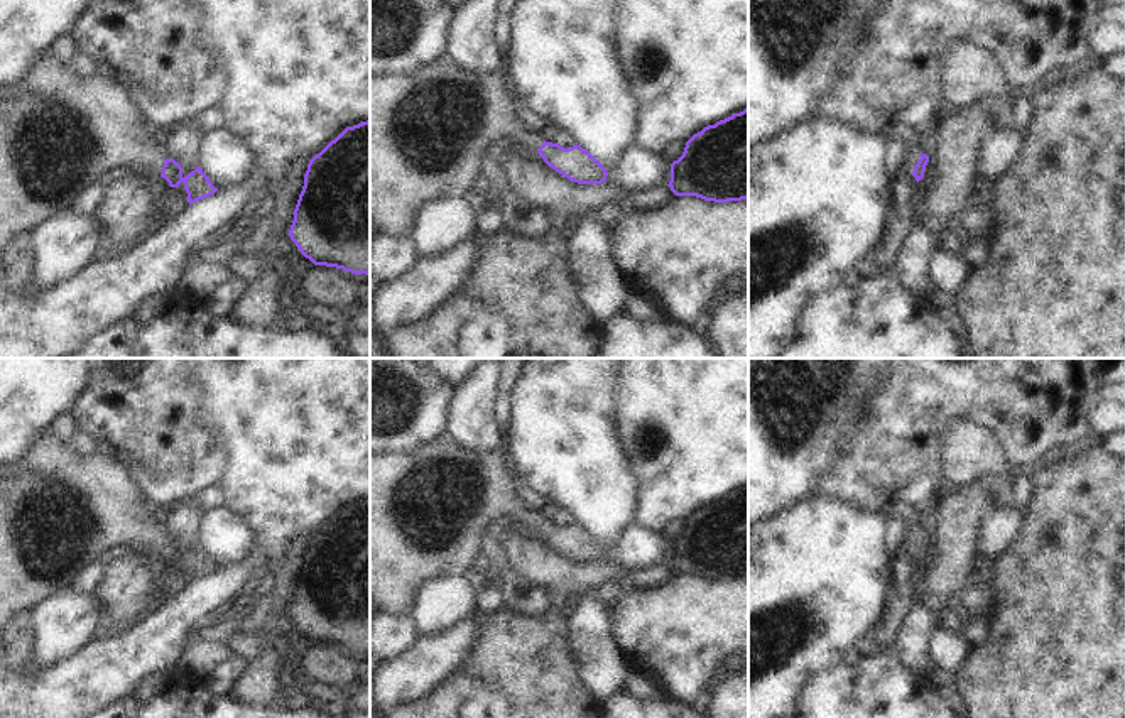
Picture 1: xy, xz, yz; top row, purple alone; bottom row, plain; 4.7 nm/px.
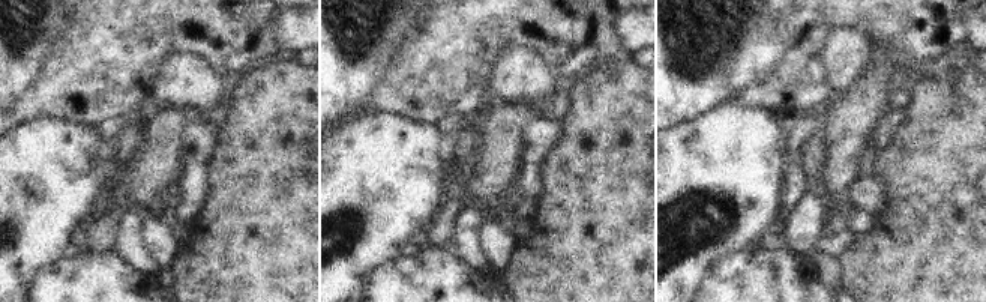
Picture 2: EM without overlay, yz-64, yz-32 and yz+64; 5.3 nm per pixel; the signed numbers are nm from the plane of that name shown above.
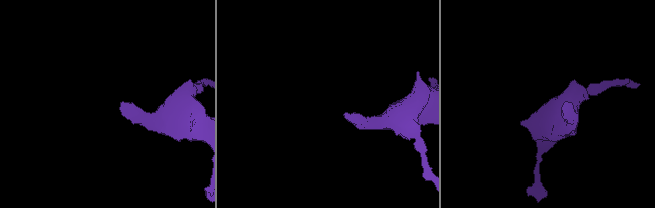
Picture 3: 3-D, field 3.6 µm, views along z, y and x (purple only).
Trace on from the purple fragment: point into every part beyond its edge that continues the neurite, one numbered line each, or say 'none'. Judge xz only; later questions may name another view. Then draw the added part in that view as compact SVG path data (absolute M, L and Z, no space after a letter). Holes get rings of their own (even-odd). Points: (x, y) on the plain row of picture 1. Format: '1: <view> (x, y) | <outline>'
1: xz (431, 509) | M449 431L429 444L407 453L370 453L370 591L380 613L412 615L424 585L438 576L463 576L485 552L483 541L507 527L539 530L544 517L519 497L507 446L497 451L473 451Z

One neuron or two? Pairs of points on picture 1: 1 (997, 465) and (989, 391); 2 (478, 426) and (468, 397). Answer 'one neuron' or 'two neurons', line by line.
1: two neurons
2: one neuron

